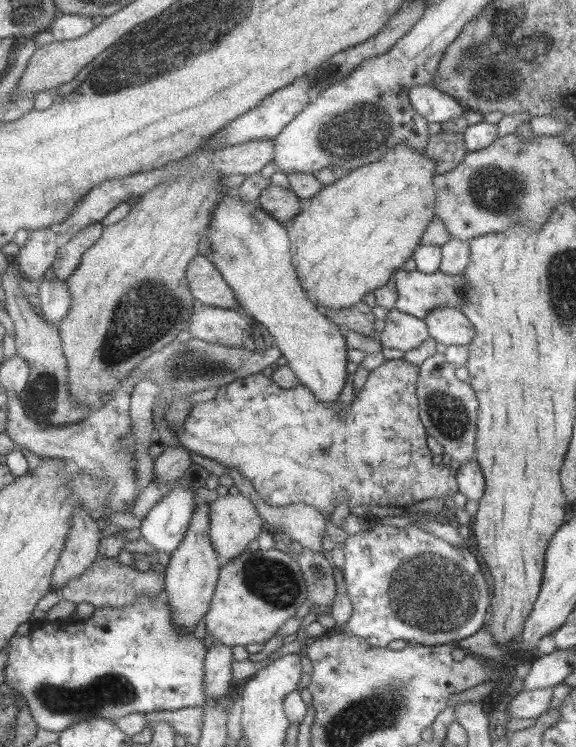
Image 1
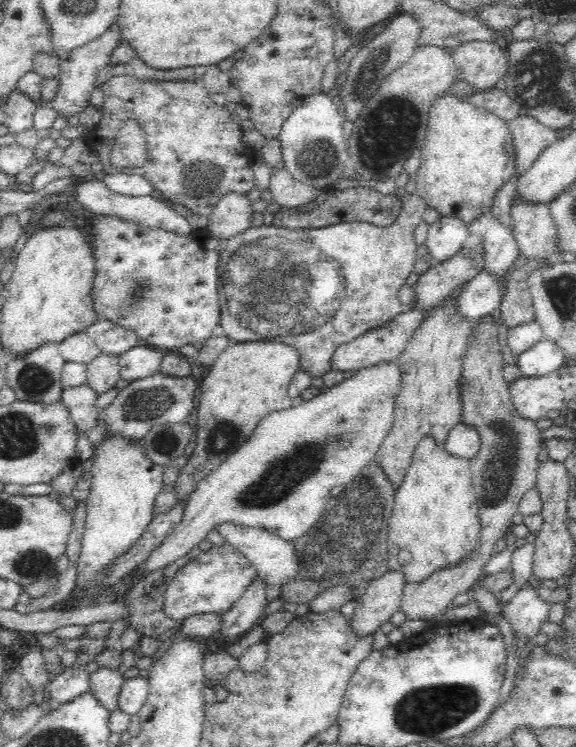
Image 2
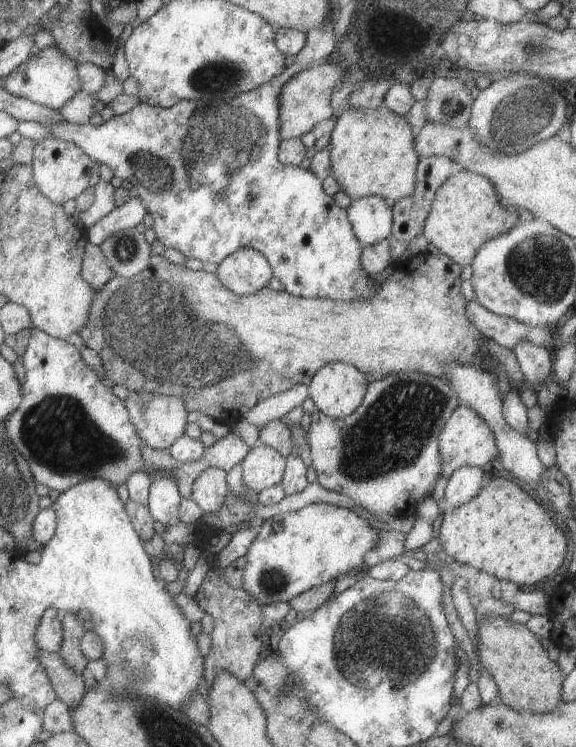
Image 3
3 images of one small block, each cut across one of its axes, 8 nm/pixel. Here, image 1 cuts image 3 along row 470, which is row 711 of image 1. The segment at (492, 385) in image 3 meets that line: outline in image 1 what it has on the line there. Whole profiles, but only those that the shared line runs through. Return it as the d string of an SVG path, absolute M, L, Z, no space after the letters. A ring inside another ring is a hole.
M552 688L522 690L506 702L506 713L511 719L537 719L549 709Z

